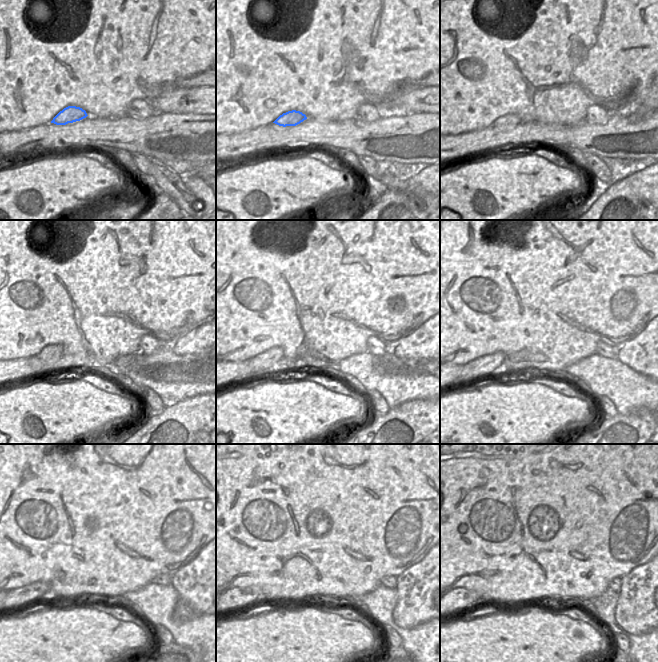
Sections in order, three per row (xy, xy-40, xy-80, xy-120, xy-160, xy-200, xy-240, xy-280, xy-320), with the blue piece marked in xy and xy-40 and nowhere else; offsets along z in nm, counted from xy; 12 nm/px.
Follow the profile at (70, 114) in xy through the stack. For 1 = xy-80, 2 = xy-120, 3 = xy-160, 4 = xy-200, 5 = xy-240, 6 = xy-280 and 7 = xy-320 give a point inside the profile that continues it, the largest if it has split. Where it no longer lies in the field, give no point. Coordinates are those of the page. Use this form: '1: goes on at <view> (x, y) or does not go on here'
1: goes on at xy-80 (508, 122)
2: goes on at xy-120 (51, 351)
3: goes on at xy-160 (259, 364)
4: goes on at xy-200 (485, 365)
5: goes on at xy-240 (19, 597)
6: goes on at xy-280 (236, 598)
7: goes on at xy-320 (460, 598)

